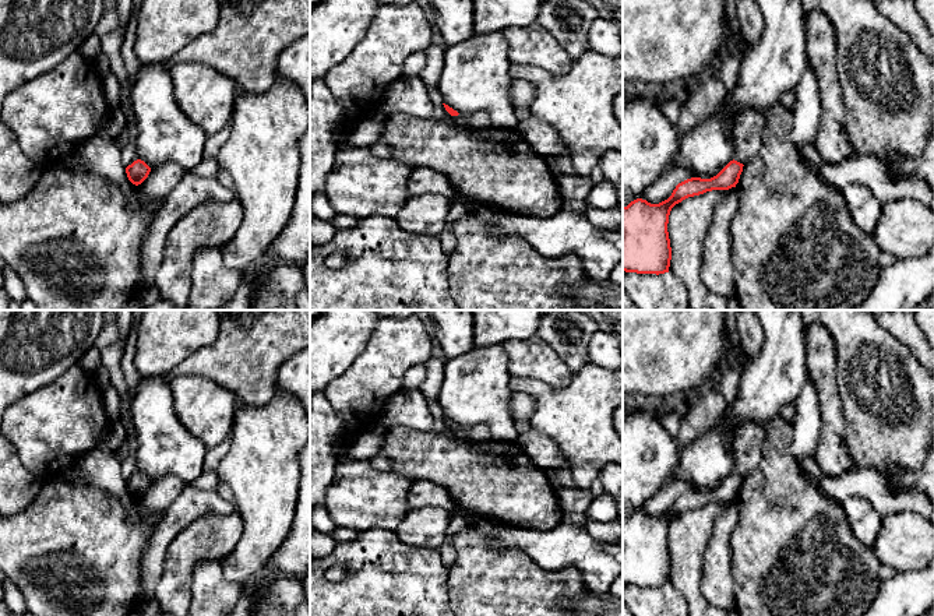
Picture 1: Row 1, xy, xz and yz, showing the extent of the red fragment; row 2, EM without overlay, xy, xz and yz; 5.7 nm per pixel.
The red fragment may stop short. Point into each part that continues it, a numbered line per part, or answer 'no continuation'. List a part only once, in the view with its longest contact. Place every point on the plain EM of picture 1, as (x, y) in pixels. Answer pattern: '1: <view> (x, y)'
no continuation

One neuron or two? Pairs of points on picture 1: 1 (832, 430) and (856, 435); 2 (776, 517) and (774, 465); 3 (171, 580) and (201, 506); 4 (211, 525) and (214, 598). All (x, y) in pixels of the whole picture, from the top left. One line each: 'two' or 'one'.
1: two
2: one
3: two
4: two

